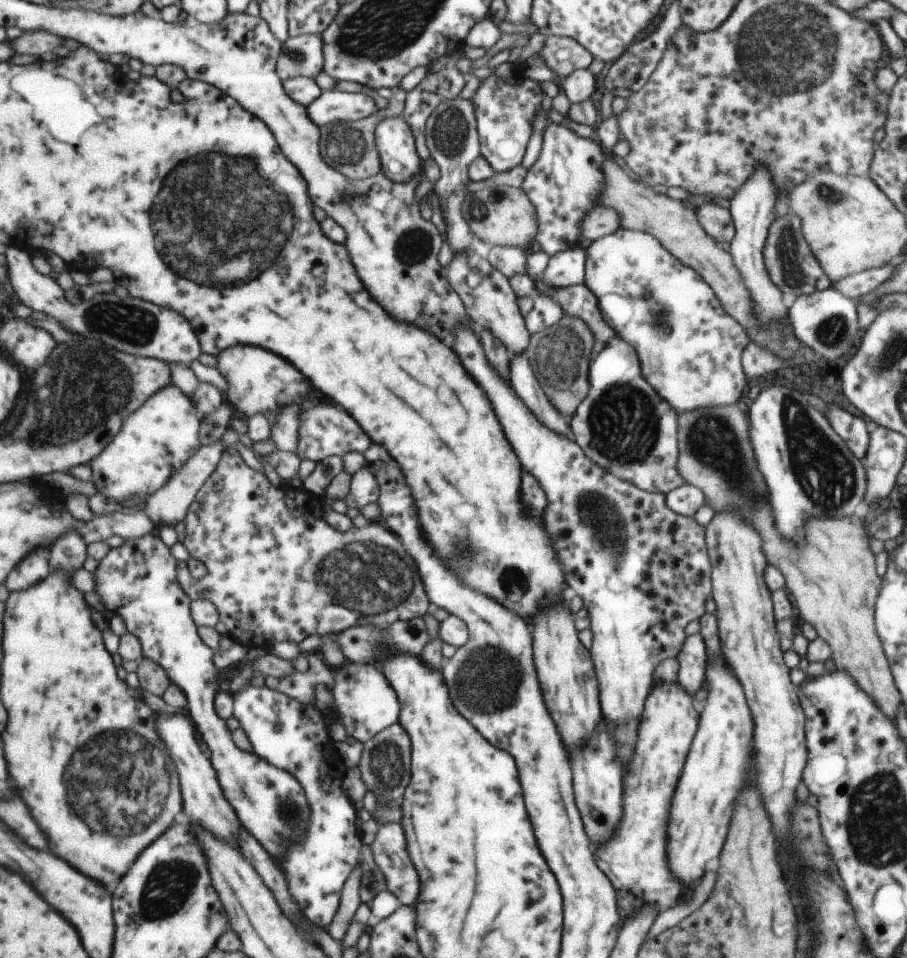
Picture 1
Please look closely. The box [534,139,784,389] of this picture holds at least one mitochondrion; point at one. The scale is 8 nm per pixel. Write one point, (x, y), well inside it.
(659, 313)

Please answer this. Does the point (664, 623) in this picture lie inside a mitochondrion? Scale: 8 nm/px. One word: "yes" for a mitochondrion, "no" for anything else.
no

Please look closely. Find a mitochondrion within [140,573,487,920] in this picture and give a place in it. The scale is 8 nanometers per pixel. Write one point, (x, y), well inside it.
(386, 764)

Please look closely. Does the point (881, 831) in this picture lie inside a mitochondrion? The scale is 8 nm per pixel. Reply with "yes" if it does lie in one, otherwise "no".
yes

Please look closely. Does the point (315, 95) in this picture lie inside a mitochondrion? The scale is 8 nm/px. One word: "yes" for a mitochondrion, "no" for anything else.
no

